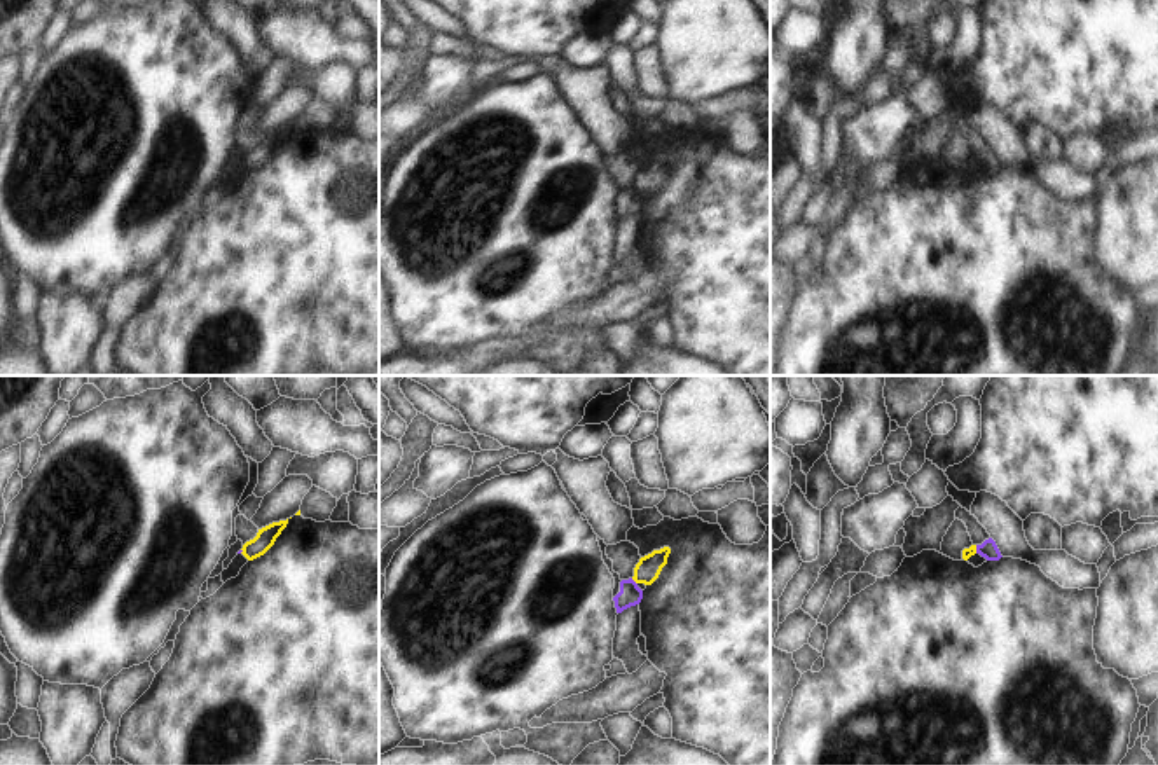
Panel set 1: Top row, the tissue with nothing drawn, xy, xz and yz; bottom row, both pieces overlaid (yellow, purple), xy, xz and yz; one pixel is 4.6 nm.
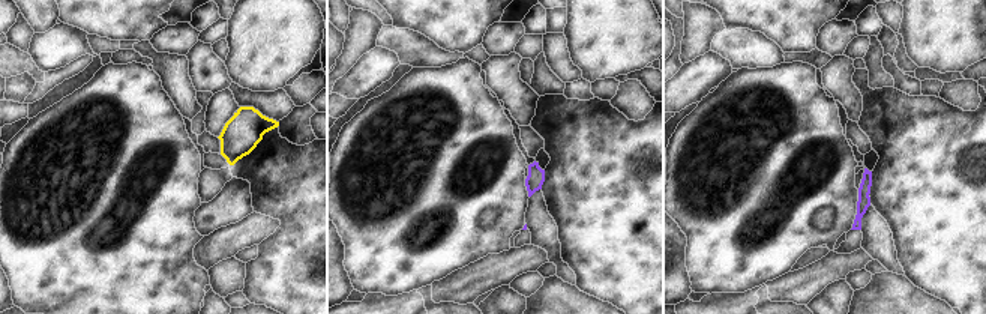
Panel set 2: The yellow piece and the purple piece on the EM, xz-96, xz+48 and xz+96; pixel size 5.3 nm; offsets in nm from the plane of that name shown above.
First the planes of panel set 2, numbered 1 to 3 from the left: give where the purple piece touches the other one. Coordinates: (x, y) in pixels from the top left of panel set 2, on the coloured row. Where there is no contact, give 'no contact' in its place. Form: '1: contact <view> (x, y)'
1: no contact
2: no contact
3: no contact

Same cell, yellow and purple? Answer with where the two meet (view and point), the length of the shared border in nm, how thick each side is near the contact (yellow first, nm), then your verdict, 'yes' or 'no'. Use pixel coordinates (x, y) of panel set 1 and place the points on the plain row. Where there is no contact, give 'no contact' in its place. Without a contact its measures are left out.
meets yellow in xz at (634, 189); contact 40 nm long; 120 nm thick on the yellow side, 100 nm on the other; no

